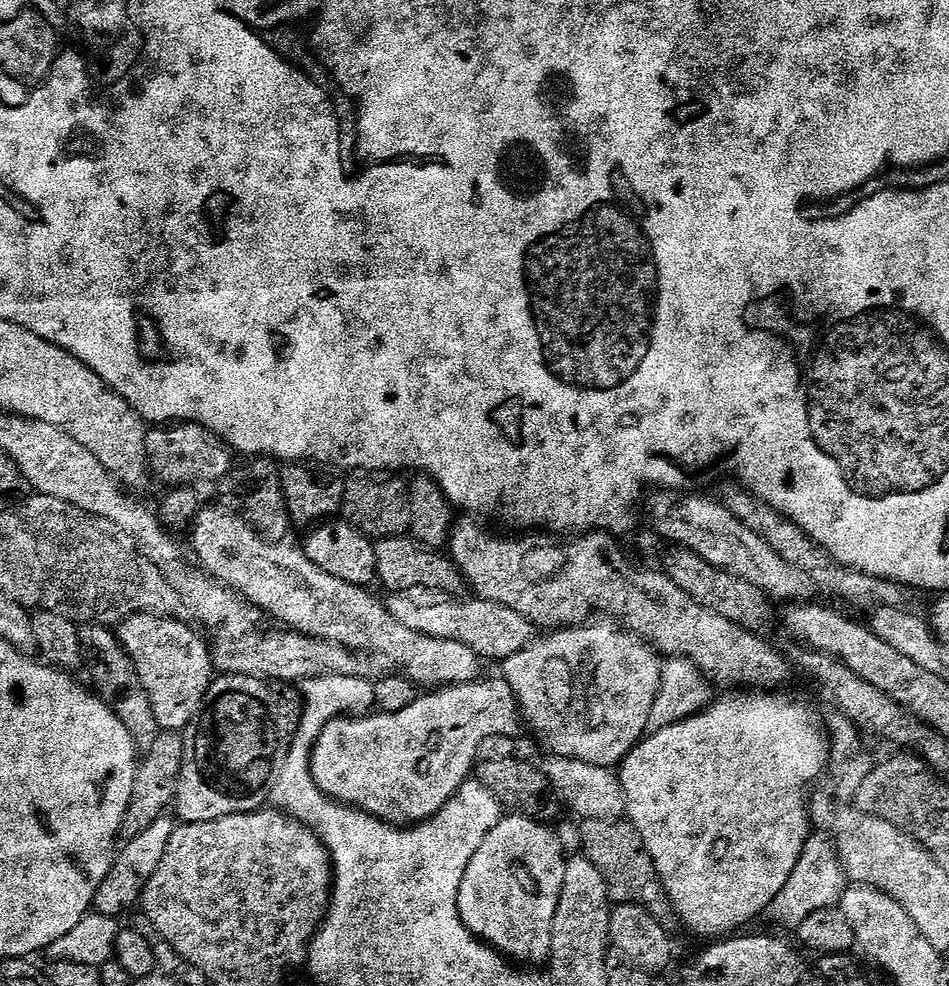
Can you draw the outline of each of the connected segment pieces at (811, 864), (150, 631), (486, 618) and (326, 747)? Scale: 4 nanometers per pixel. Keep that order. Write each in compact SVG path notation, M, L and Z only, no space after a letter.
M820 834L809 835L807 842L804 843L802 854L794 866L794 874L790 874L778 898L774 898L770 916L780 924L789 924L789 926L801 924L807 916L814 914L814 910L839 905L845 887L846 873L840 867L840 858L836 855L833 841Z
M135 612L134 615L120 621L118 635L120 644L128 651L128 657L134 662L136 674L150 698L154 718L160 724L161 729L183 730L188 727L192 717L199 712L200 706L204 702L206 690L212 684L214 679L214 656L212 660L207 646L204 645L203 638L195 632L197 629L191 623L188 625L183 624L180 620L167 620L166 617L160 615L150 612Z
M412 594L389 595L386 600L387 610L398 624L406 626L406 630L414 630L439 640L462 642L462 646L470 646L470 650L479 654L481 661L508 660L534 639L533 624L522 618L522 614L510 610L510 606L502 606L483 598L440 598L437 604L423 604L416 598Z
M477 678L471 680L468 684L454 684L447 688L429 691L427 694L421 695L410 706L406 706L406 710L380 712L379 714L369 714L359 718L332 720L316 735L316 742L312 745L313 782L328 795L329 800L334 800L337 804L343 804L349 808L359 808L360 811L370 813L371 816L384 821L385 824L411 826L420 824L423 820L428 820L434 814L438 814L438 810L442 810L442 806L446 806L446 802L450 802L452 795L473 775L474 769L478 764L476 755L478 757L481 755L484 740L491 736L515 737L517 735L516 720L518 724L518 705L514 690L508 685L507 680L503 678L497 678L497 680L484 679Z

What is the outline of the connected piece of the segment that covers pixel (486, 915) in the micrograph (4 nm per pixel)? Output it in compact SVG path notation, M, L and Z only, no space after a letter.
M508 814L498 826L482 838L482 846L474 850L474 858L462 874L458 890L458 914L460 921L469 928L477 940L495 948L501 956L520 966L540 966L552 954L552 927L558 910L558 898L564 881L566 855L560 849L556 836L539 819L523 814Z

